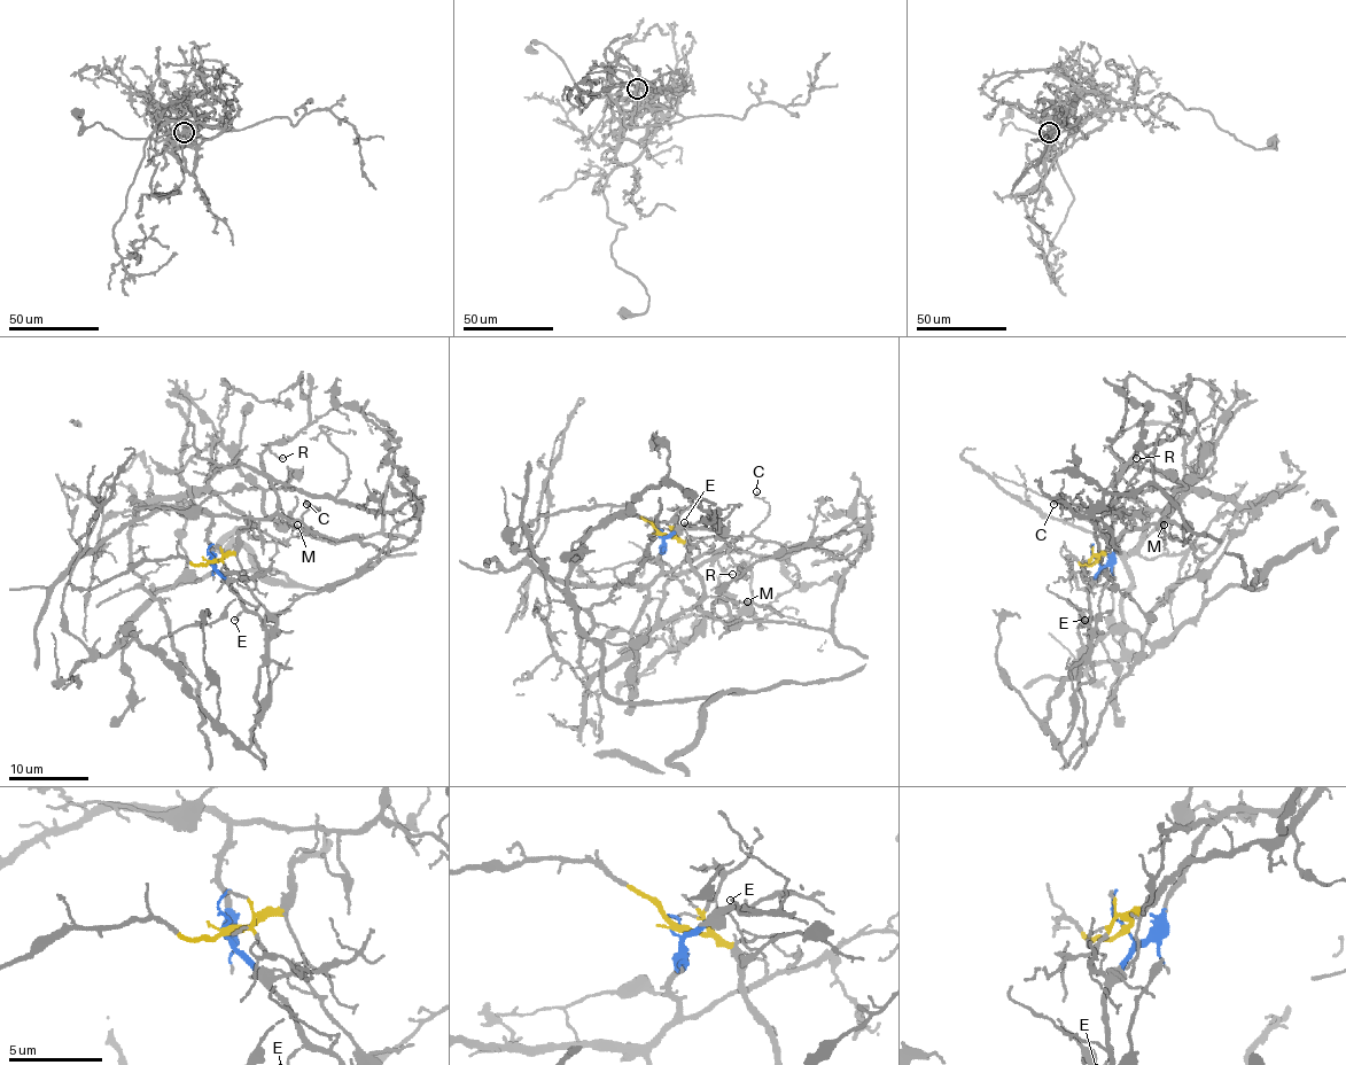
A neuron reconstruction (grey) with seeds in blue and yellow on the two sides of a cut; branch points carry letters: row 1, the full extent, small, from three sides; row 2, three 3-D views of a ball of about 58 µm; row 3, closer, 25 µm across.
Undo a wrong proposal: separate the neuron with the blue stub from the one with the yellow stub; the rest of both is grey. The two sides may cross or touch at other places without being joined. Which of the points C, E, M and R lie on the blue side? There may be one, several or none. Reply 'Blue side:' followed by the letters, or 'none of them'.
Blue side: C, E, R

